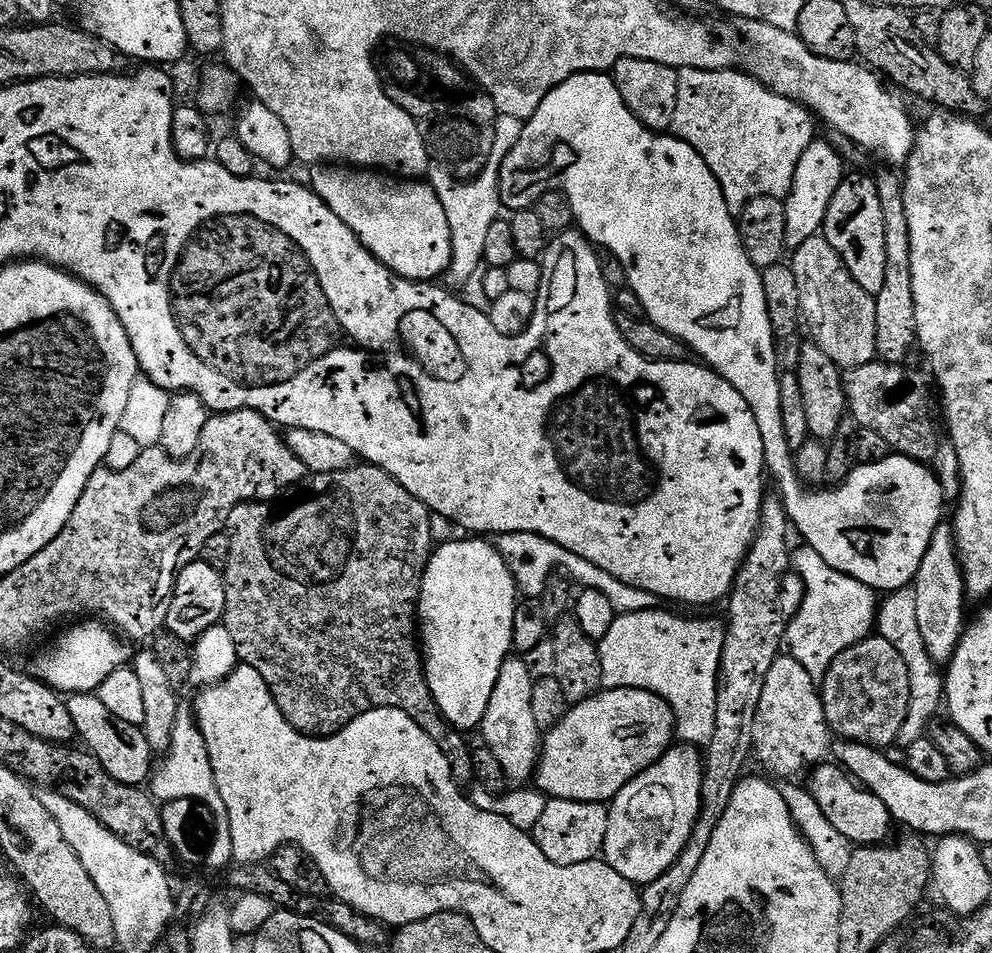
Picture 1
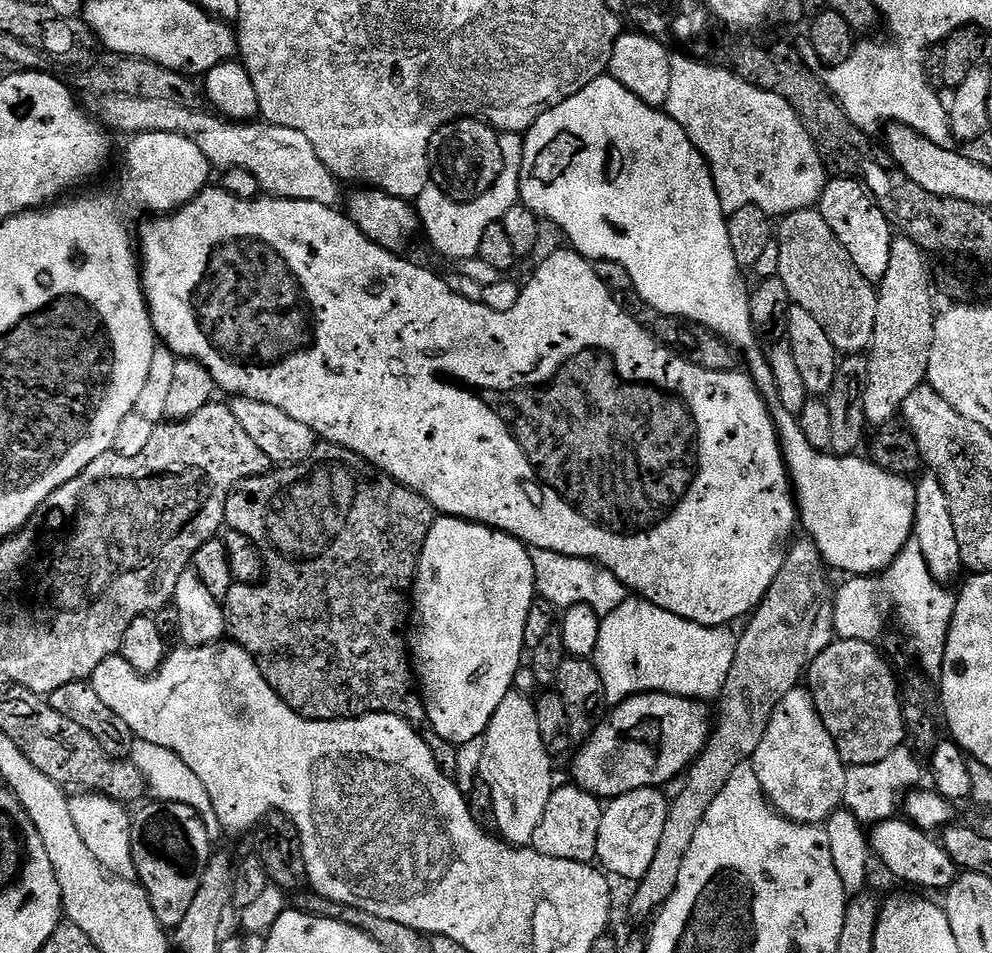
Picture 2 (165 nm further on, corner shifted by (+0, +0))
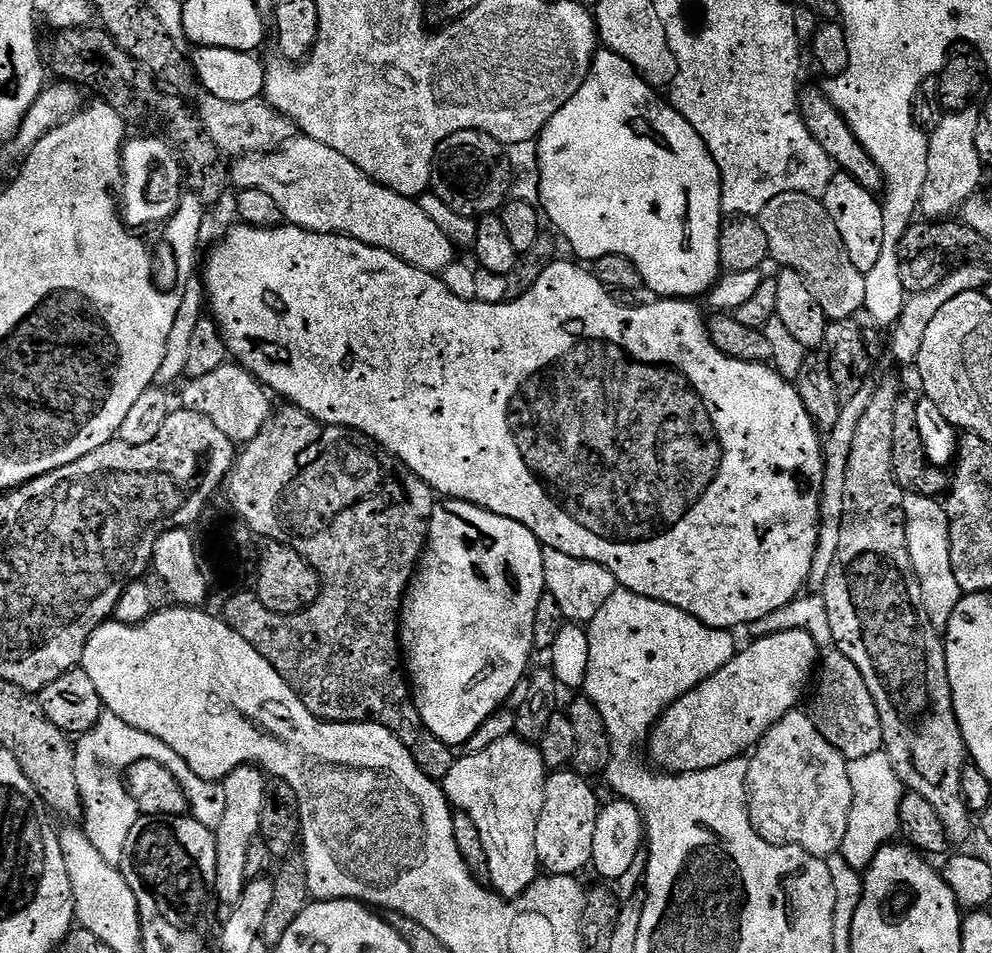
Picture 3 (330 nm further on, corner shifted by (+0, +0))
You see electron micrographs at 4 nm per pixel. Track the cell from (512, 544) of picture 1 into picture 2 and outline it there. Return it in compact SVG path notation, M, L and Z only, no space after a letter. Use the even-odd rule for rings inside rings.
M533 548L531 553L539 599L550 601L558 610L581 604L590 606L590 610L603 618L618 610L618 606L622 606L622 602L629 599L628 587L618 582L618 578L614 578L608 568L595 564L593 560L583 560L577 556L558 554L554 550L541 548Z

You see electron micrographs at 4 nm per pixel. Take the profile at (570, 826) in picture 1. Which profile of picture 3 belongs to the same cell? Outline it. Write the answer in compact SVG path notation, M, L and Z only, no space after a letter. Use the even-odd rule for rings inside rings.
M556 770L548 777L536 835L536 853L545 873L576 876L592 863L594 826L598 826L602 800L596 797L595 790L588 784L591 783L573 770Z

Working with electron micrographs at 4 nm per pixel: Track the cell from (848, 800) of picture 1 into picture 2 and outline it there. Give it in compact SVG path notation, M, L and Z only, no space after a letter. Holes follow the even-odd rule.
M892 817L871 827L869 847L873 855L884 864L885 868L898 880L914 886L922 886L928 890L945 891L958 875L956 864L946 854L943 845L930 837L911 821Z

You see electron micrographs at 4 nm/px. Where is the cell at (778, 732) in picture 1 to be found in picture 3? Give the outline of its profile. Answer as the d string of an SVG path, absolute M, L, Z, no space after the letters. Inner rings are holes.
M800 711L786 713L754 749L747 772L748 817L756 833L766 842L801 848L811 856L827 858L839 853L850 818L852 796L847 773L849 761L838 750L834 750L834 746L830 746L822 734L818 734L811 715L807 711Z

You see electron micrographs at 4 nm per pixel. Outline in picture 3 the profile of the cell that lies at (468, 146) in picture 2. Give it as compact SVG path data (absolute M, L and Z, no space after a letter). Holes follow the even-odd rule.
M478 130L450 134L450 138L436 148L434 179L430 188L459 216L479 218L499 213L508 203L512 190L512 167L505 145Z

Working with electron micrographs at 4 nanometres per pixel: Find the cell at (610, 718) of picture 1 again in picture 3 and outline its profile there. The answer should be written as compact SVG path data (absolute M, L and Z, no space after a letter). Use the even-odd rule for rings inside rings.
M785 627L785 632L772 632L753 644L743 645L735 658L726 662L710 678L706 678L694 690L690 690L678 702L674 702L660 716L646 744L652 747L652 761L659 769L673 774L701 772L714 766L722 766L731 760L739 760L751 753L760 739L777 724L786 713L793 711L804 692L804 683L813 679L818 668L818 645L810 634L801 628Z

